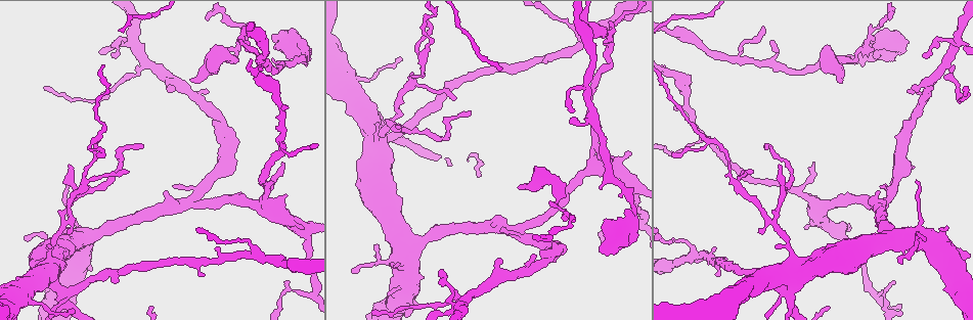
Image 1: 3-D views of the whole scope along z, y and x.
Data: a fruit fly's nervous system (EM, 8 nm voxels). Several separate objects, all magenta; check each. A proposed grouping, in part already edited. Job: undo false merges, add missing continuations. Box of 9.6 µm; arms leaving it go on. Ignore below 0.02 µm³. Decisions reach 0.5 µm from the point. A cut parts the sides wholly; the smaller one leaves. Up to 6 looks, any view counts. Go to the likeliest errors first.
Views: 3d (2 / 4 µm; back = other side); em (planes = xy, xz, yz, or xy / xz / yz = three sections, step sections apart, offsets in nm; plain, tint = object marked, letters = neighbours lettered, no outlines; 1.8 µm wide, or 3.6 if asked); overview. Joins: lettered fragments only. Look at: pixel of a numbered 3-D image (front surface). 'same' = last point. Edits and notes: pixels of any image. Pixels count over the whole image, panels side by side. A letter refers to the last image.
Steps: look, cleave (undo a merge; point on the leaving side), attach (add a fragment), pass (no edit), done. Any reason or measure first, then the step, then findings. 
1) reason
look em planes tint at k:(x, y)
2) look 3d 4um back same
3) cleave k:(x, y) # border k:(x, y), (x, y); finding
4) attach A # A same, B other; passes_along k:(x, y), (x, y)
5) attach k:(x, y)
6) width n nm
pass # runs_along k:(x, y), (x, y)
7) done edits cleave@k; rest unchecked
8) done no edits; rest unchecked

branch stops here
look em planes letters at 1:(839, 81)

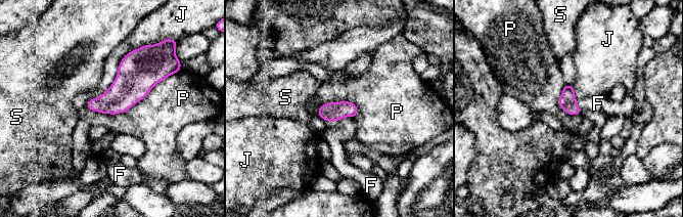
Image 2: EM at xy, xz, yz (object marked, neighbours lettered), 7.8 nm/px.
pass # F other, J other, P other, S other; no lettered fragment goes on from it

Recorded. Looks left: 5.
tapers out
look em planes letters at 1:(772, 40)

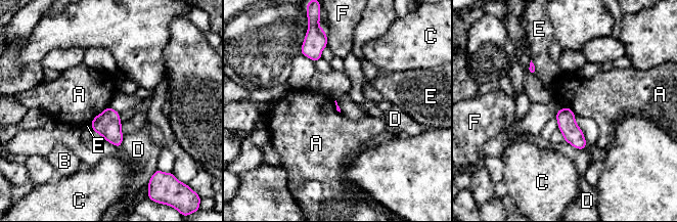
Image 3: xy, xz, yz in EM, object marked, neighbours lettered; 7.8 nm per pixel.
pass # A other, B other, C other, D other, E other, F other; border 3:(108, 105), (90, 122); none of them fits

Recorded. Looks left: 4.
look em planes plain at 1:(872, 30)

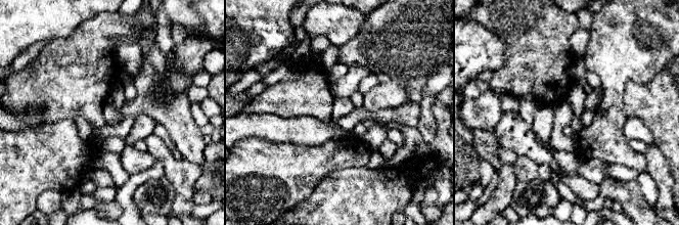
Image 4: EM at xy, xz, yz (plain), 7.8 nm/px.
see the neighbours
look em planes letters same

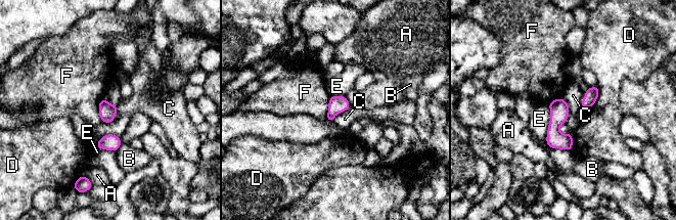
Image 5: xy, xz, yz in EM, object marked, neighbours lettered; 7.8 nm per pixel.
pass # A other, B other, C other, D other, E other, F other; border 5:(564, 98), (569, 107), (567, 122); all the same neuron

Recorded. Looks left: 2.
done no edits; rest unchecked

